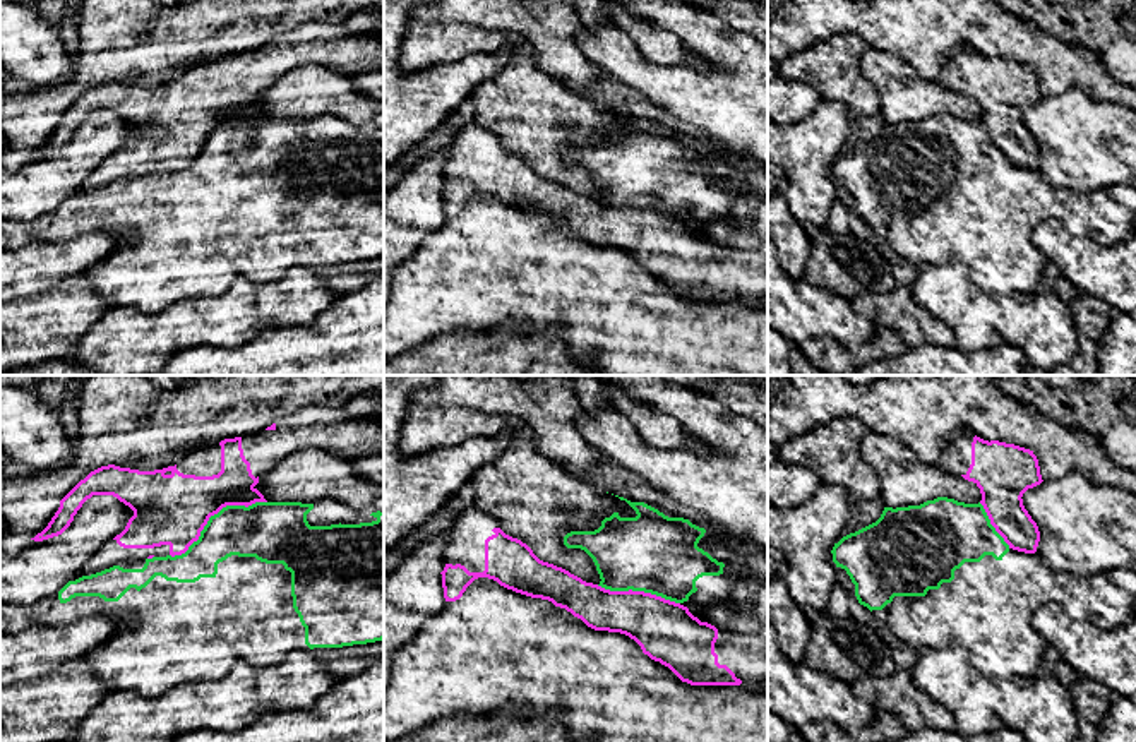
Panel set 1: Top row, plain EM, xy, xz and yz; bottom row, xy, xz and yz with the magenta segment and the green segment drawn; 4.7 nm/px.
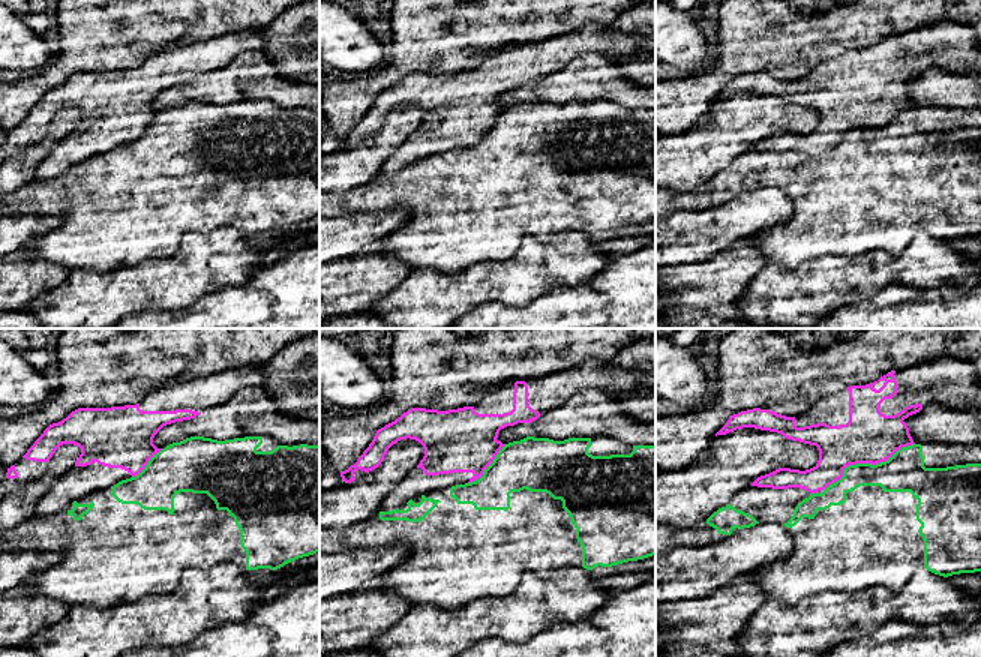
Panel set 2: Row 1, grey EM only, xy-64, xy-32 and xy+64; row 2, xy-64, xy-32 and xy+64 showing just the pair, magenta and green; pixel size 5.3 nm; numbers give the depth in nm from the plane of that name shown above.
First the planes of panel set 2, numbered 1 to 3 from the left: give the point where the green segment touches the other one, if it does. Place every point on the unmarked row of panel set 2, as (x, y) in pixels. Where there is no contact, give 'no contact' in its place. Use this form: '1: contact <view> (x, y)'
1: contact xy-64 (147, 126)
2: contact xy-32 (488, 129)
3: contact xy+64 (867, 126)

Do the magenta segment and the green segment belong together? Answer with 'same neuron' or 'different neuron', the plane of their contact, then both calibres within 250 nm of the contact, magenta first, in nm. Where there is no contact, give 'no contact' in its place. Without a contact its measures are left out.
different neuron | xy | 340/260 nm

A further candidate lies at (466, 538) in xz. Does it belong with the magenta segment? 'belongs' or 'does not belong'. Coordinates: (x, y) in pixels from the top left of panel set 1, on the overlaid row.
belongs

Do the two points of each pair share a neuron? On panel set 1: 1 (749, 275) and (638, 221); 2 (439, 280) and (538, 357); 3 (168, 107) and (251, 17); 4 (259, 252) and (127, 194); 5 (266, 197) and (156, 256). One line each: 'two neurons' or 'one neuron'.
1: one neuron
2: two neurons
3: two neurons
4: one neuron
5: one neuron

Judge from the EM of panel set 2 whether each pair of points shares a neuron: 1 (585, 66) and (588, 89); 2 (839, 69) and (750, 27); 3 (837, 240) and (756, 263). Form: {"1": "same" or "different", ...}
{"1": "same", "2": "different", "3": "different"}

